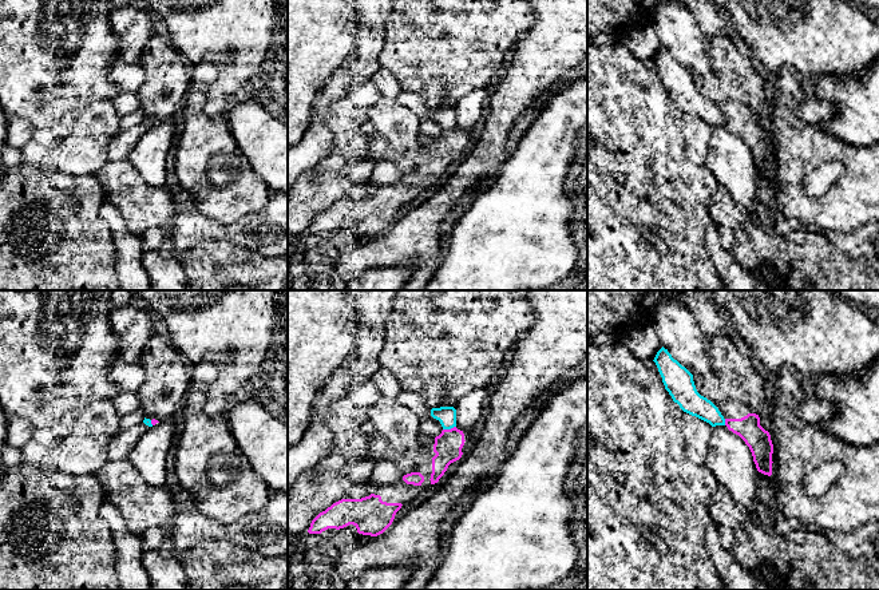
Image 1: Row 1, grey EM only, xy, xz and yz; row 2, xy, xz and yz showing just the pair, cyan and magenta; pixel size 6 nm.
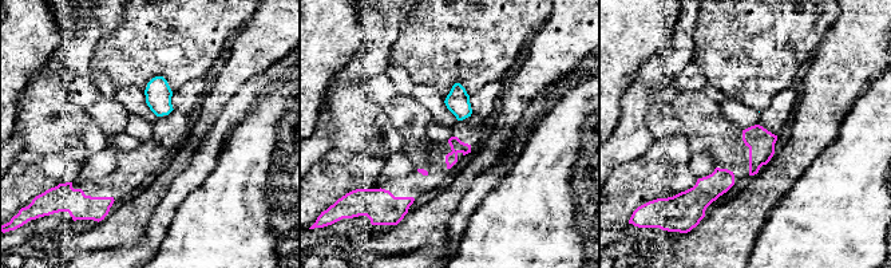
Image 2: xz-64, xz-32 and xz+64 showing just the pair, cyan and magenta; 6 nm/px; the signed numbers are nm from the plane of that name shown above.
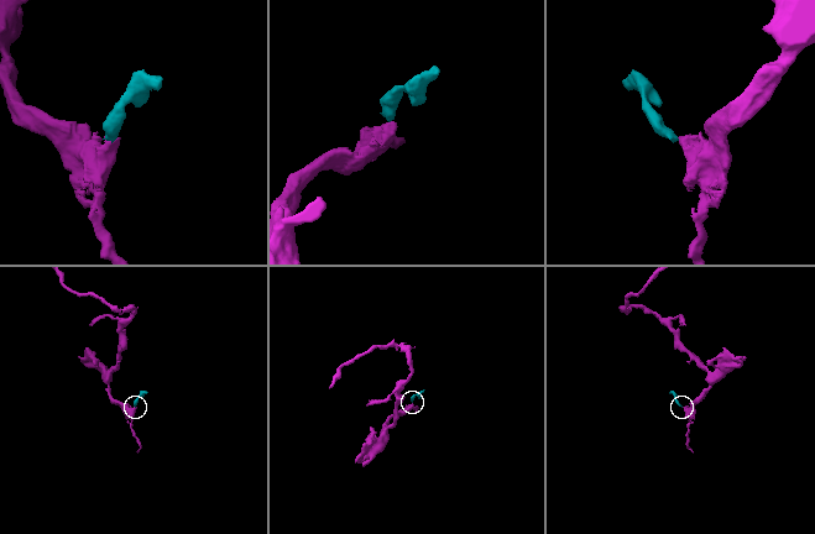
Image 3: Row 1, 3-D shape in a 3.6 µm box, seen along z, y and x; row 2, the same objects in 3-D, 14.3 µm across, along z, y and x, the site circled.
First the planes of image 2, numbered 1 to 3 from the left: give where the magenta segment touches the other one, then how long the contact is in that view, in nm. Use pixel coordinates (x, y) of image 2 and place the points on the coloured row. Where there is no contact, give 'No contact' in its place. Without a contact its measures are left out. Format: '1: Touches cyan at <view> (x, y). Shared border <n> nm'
1: No contact
2: No contact
3: No contact

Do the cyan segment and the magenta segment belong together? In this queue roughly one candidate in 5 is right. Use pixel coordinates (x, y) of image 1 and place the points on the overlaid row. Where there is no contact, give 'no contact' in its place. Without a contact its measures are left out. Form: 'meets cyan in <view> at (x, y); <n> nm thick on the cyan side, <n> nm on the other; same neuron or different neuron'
meets cyan in xz at (448, 428); 110 nm thick on the cyan side, 170 nm on the other; different neuron

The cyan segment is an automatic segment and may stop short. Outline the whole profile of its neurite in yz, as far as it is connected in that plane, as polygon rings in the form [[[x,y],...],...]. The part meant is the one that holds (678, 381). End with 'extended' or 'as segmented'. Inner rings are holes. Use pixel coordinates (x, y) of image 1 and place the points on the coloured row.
[[[662,347],[653,361],[665,389],[684,412],[709,423],[712,427],[725,425],[725,419],[718,408],[697,392],[693,375],[674,360],[668,349]]] | as segmented

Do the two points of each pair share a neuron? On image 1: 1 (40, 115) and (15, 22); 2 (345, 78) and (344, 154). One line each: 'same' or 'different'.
1: same
2: same

